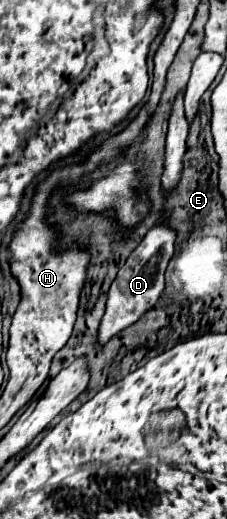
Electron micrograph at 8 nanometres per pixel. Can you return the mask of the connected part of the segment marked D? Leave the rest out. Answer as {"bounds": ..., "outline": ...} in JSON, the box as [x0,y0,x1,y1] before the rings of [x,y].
{"bounds":[98,226,176,346],"outline":[[[166,226],[152,228],[146,238],[140,242],[140,246],[128,256],[126,264],[118,270],[118,276],[108,292],[106,302],[106,314],[102,318],[100,330],[98,330],[98,344],[104,346],[108,340],[112,340],[116,334],[120,334],[124,328],[132,326],[146,310],[150,310],[160,292],[164,290],[164,270],[168,266],[168,260],[174,254],[174,238],[176,234]]]}

